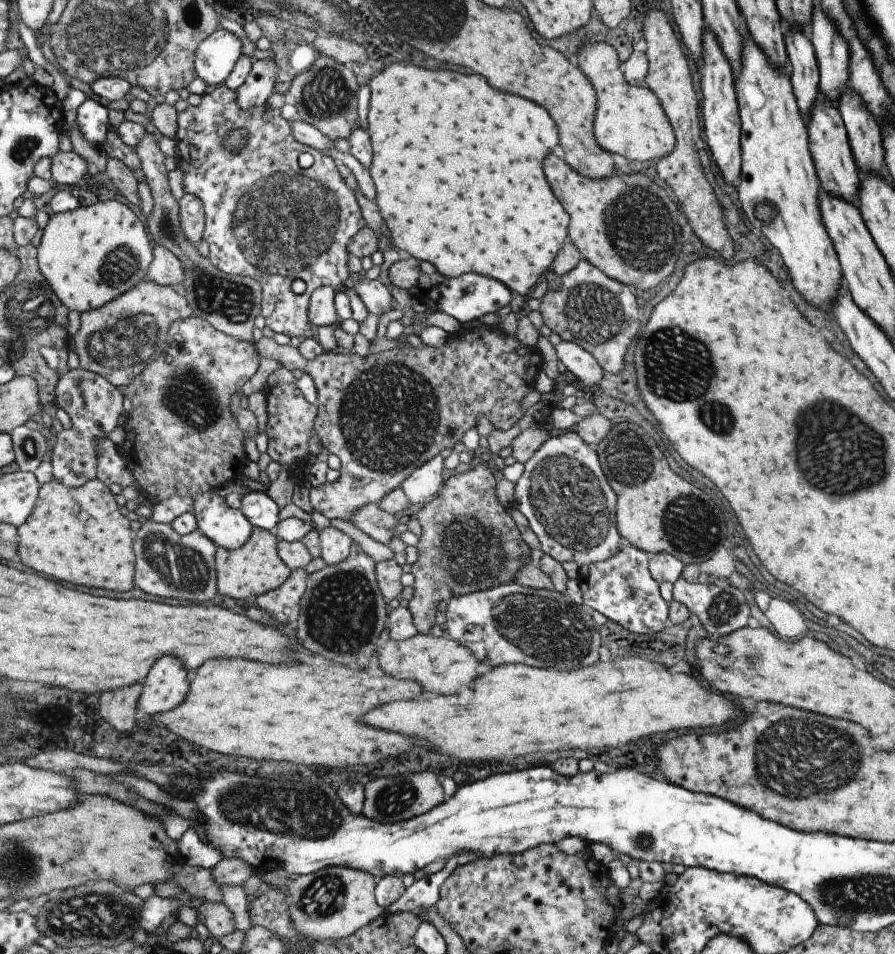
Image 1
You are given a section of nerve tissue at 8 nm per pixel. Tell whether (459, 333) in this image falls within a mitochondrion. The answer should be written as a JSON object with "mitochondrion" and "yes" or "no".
{"mitochondrion":"no"}

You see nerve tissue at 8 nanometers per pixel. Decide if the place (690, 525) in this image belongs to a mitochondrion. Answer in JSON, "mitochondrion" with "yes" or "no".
{"mitochondrion":"yes"}

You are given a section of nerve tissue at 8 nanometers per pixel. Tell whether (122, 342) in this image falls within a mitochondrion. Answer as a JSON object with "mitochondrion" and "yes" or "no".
{"mitochondrion":"yes"}

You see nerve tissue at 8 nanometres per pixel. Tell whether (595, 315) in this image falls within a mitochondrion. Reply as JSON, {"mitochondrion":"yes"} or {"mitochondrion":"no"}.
{"mitochondrion":"yes"}

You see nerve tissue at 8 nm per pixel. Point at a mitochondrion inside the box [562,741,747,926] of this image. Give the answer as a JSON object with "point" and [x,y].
{"point":[645,841]}

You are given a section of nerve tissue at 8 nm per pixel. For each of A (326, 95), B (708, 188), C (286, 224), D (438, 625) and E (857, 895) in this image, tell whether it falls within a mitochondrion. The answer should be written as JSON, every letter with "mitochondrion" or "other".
{"A":"mitochondrion","B":"other","C":"mitochondrion","D":"other","E":"mitochondrion"}

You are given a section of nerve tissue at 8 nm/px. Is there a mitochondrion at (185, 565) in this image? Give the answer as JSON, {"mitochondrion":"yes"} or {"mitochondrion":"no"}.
{"mitochondrion":"yes"}

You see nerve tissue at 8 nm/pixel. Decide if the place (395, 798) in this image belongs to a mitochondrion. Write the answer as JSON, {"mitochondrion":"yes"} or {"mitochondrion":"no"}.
{"mitochondrion":"yes"}

